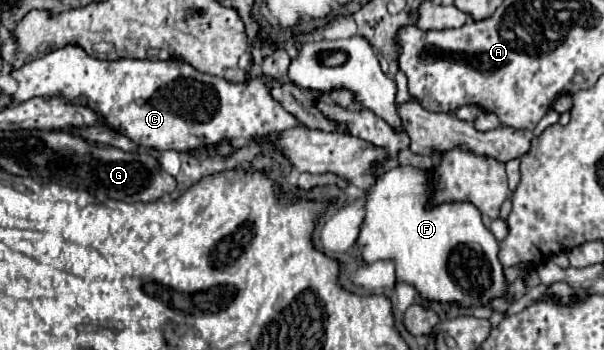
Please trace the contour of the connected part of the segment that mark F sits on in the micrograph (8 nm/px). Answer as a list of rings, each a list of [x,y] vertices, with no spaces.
[[[395,167],[387,173],[381,175],[381,179],[377,179],[377,183],[371,187],[367,199],[365,199],[365,221],[363,221],[363,227],[361,227],[361,233],[359,233],[359,239],[357,239],[357,245],[363,245],[363,261],[365,263],[373,263],[377,259],[393,259],[395,261],[395,271],[397,271],[397,283],[411,283],[417,287],[417,291],[429,299],[429,301],[457,301],[459,305],[471,305],[471,301],[479,301],[483,305],[487,305],[489,299],[495,299],[493,301],[493,307],[497,311],[505,311],[507,309],[507,303],[503,299],[503,291],[507,287],[505,279],[503,279],[503,267],[497,259],[497,239],[493,237],[493,233],[483,225],[481,221],[481,213],[479,209],[469,203],[469,201],[453,201],[453,203],[439,203],[439,205],[431,205],[431,207],[425,207],[425,189],[431,189],[431,175],[427,171],[421,171],[421,169],[415,169],[415,167]]]

